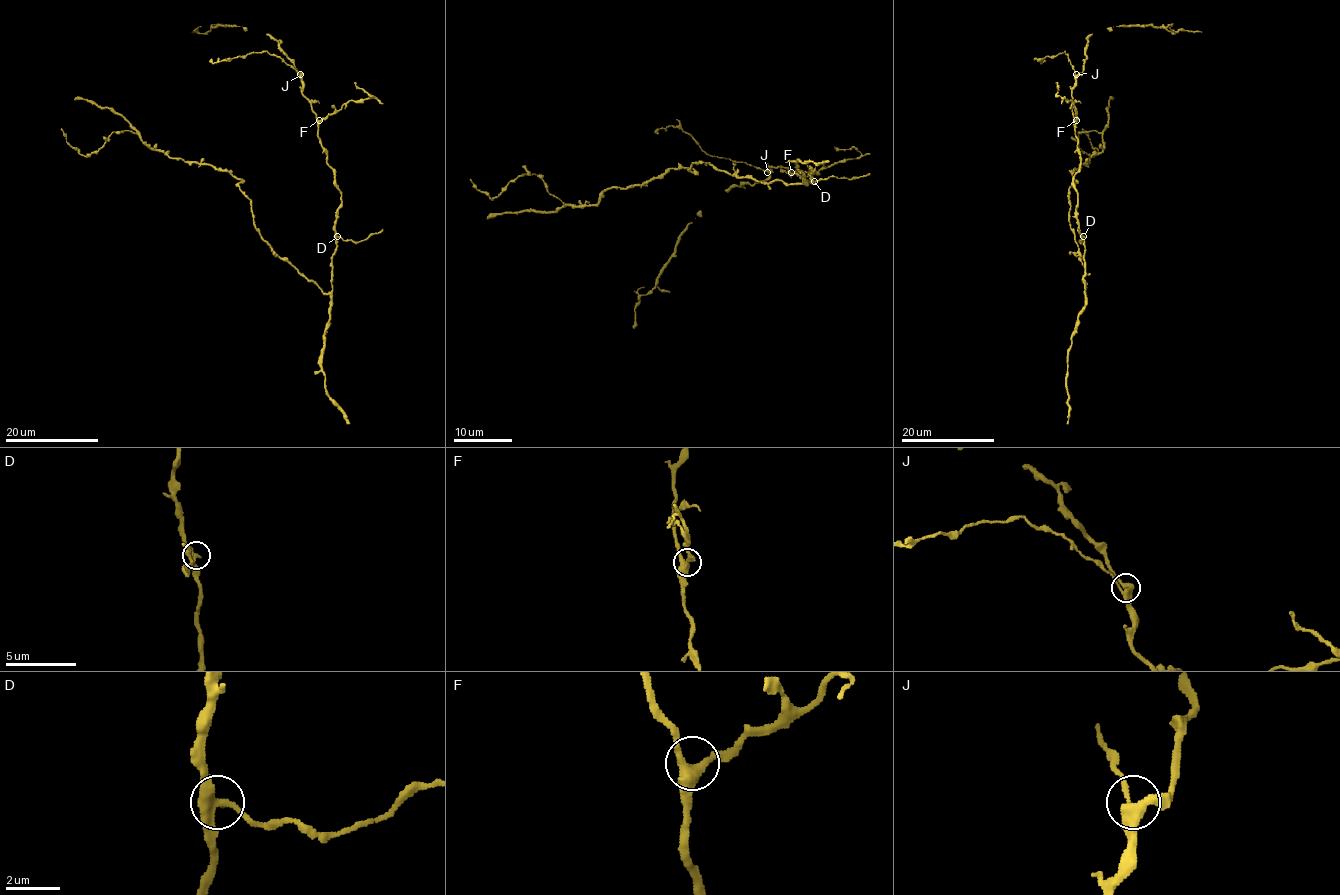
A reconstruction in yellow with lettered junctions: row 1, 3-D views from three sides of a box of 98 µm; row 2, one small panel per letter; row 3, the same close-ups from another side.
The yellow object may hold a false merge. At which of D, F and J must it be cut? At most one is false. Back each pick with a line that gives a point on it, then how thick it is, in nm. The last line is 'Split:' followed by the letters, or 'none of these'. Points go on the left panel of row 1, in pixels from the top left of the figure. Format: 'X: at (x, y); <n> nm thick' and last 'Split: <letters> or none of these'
D: at (337, 236); 340 nm thick
Split: D

